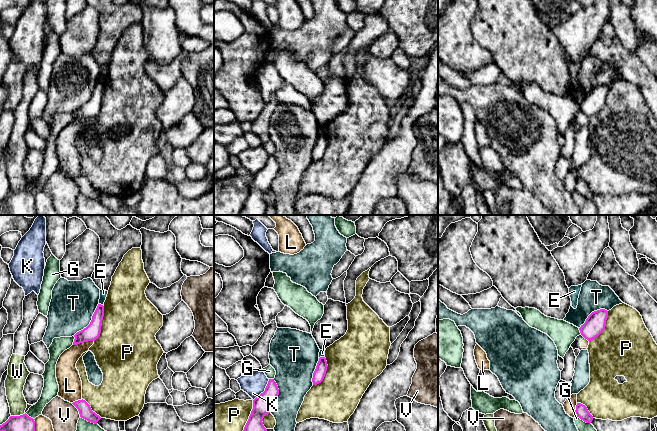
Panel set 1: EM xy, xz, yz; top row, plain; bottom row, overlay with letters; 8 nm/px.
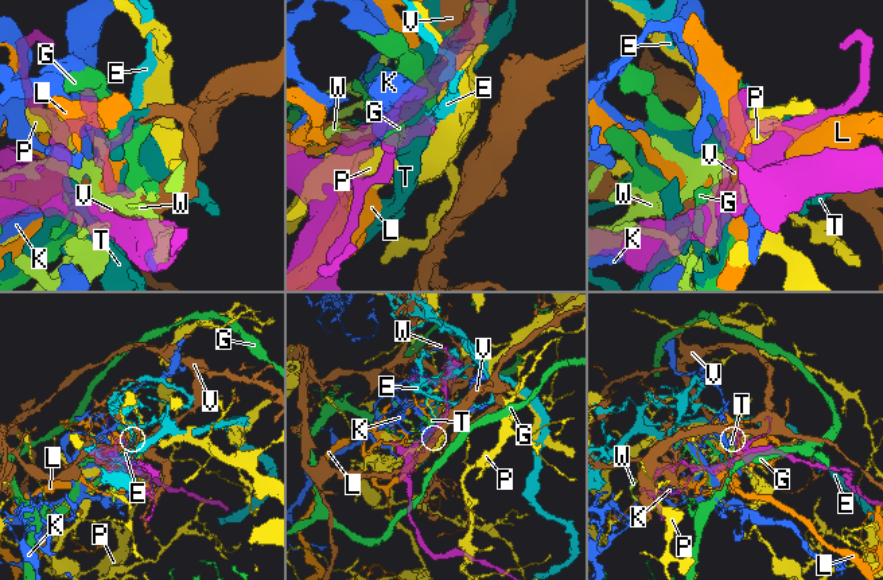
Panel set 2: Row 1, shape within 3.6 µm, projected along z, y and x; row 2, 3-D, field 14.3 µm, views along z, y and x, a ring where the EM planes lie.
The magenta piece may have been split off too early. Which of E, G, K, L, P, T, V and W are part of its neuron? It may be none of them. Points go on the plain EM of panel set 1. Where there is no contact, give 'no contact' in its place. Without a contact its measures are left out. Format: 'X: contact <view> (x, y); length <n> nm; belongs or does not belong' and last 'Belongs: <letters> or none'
E: contact xy (100, 80); length 40 nm; does not belong
G: contact xy (88, 197); length 150 nm; does not belong
K: contact xz (265, 166); length 220 nm; does not belong
L: contact xy (83, 118); length 170 nm; does not belong
P: contact xz (248, 195); length 340 nm; does not belong
T: contact xy (91, 97); length 340 nm; does not belong
V: contact xy (78, 186); length 130 nm; does not belong
W: contact xy (18, 192); length 120 nm; does not belong
Belongs: none

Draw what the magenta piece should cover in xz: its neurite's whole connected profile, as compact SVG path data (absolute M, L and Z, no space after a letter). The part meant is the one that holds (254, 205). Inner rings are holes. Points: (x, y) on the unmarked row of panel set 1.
M269 155L265 167L253 176L253 185L239 215L264 215L267 205L262 197L270 189L278 171L276 158Z

